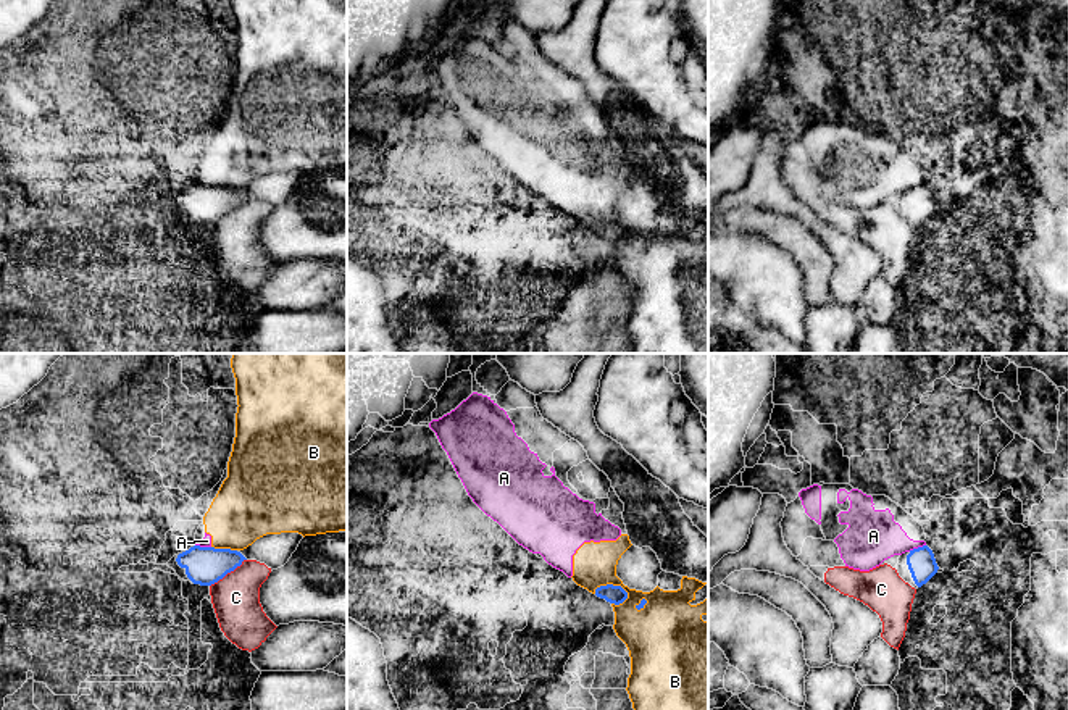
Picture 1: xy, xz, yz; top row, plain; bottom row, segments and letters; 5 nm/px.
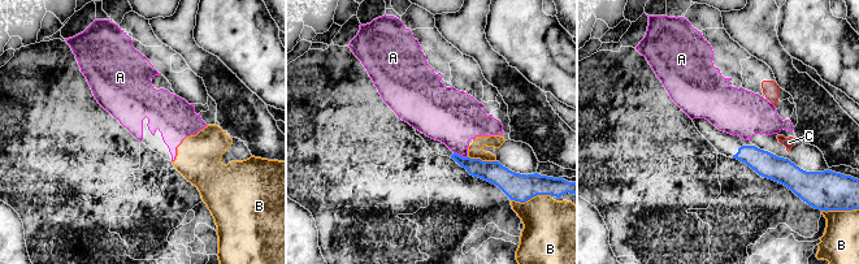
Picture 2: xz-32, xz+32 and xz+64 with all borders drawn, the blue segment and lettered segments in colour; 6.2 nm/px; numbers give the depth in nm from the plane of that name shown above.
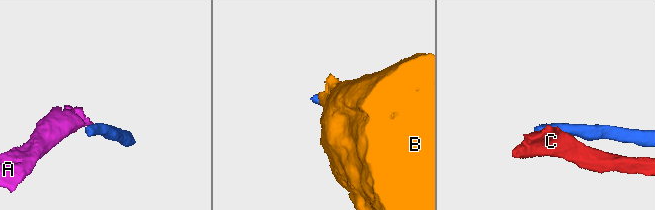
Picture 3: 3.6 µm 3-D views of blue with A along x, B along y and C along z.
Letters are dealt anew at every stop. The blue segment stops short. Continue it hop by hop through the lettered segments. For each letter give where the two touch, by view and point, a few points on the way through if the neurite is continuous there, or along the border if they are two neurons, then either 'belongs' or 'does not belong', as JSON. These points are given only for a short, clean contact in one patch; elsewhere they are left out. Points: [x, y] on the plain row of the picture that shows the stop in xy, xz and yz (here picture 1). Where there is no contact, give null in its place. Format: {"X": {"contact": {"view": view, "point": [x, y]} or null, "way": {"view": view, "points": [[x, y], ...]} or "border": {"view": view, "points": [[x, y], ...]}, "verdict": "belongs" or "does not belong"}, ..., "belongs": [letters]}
{"A": {"contact": {"view": "yz", "point": [918, 186]}, "border": {"view": "yz", "points": [[925, 183], [909, 189]]}, "verdict": "does not belong"}, "B": {"contact": {"view": "xz", "point": [612, 223]}, "verdict": "does not belong"}, "C": {"contact": {"view": "xy", "point": [228, 210]}, "border": {"view": "xy", "points": [[246, 197], [210, 225]]}, "verdict": "does not belong"}, "belongs": []}

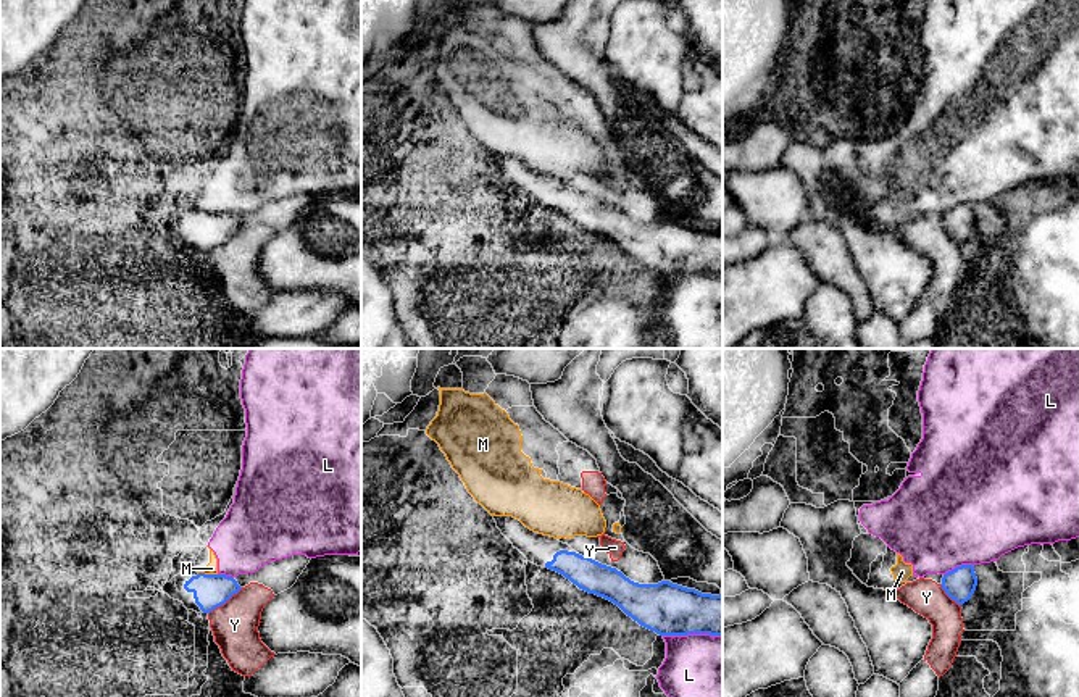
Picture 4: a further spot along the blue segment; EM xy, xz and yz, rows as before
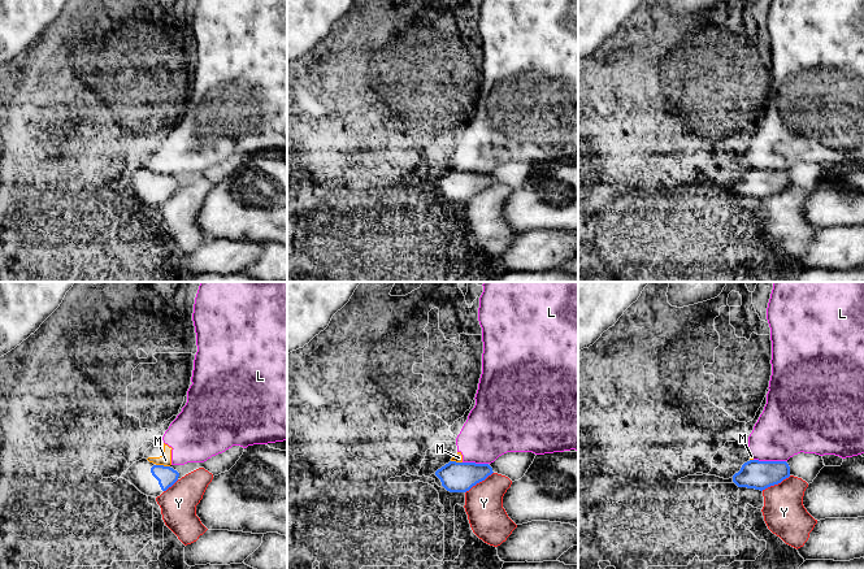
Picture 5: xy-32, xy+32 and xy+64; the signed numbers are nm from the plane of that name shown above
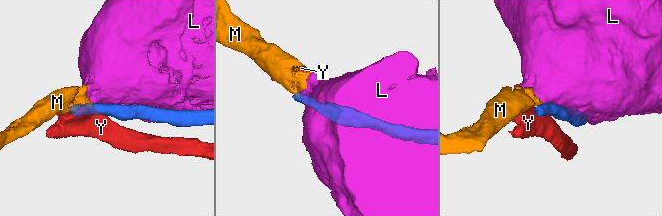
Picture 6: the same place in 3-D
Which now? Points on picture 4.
{"L": {"contact": {"view": "xz", "point": [692, 271]}, "verdict": "does not belong"}, "M": {"contact": {"view": "xy", "point": [208, 213]}, "border": {"view": "xy", "points": [[199, 210], [216, 213]]}, "verdict": "does not belong"}, "Y": {"contact": {"view": "xy", "point": [224, 241]}, "border": {"view": "xy", "points": [[242, 226], [208, 252]]}, "verdict": "does not belong"}, "belongs": []}

